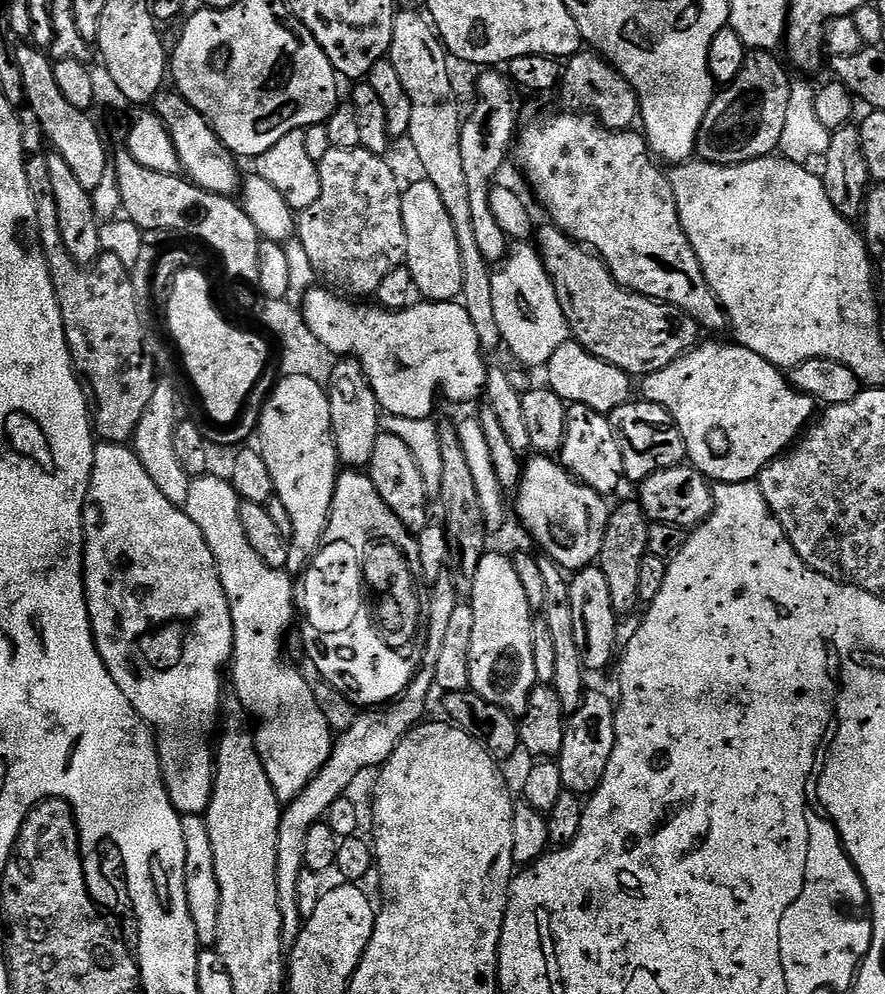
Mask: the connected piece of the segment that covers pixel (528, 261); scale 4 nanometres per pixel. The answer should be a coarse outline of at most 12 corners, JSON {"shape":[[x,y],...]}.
{"shape":[[532,246],[495,269],[494,314],[521,365],[569,343],[566,314]]}

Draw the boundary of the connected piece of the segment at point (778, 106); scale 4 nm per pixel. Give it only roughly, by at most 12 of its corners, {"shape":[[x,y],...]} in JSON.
{"shape":[[749,51],[698,130],[705,164],[749,164],[779,149],[792,80]]}

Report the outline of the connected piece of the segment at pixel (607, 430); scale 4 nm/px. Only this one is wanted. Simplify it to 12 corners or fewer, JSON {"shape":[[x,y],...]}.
{"shape":[[568,404],[558,460],[602,497],[625,483],[607,415]]}

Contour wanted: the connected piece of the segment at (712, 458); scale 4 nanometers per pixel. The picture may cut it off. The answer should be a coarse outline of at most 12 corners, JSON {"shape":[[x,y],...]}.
{"shape":[[697,343],[643,377],[691,467],[747,484],[816,401],[742,345]]}

